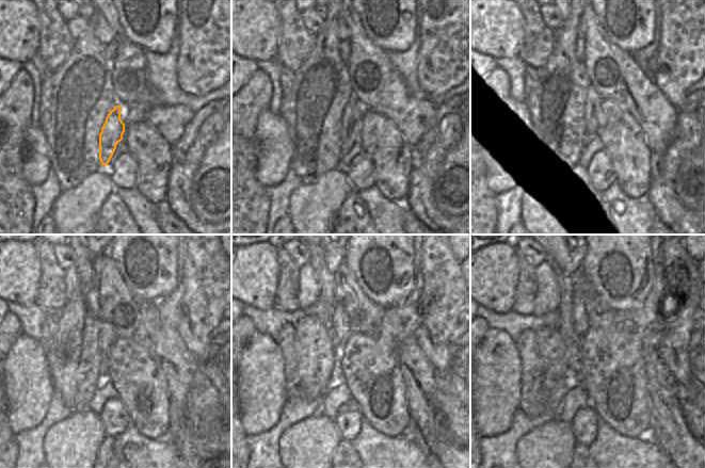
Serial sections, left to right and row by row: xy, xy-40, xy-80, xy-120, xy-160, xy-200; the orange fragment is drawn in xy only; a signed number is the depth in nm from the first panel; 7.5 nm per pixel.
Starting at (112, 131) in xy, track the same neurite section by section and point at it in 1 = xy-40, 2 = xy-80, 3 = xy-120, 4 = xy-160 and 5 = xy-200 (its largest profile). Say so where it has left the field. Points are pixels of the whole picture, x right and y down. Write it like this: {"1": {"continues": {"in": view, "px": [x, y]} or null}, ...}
{"1": {"continues": {"in": "xy-40", "px": [353, 112]}}, "2": {"continues": {"in": "xy-80", "px": [590, 120]}}, "3": {"continues": {"in": "xy-120", "px": [107, 336]}}, "4": {"continues": {"in": "xy-160", "px": [340, 331]}}, "5": {"continues": {"in": "xy-200", "px": [579, 317]}}}

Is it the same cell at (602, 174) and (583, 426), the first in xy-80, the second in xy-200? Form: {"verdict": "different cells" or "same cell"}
{"verdict": "same cell"}

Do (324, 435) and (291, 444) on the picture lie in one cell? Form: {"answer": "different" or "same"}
{"answer": "same"}

